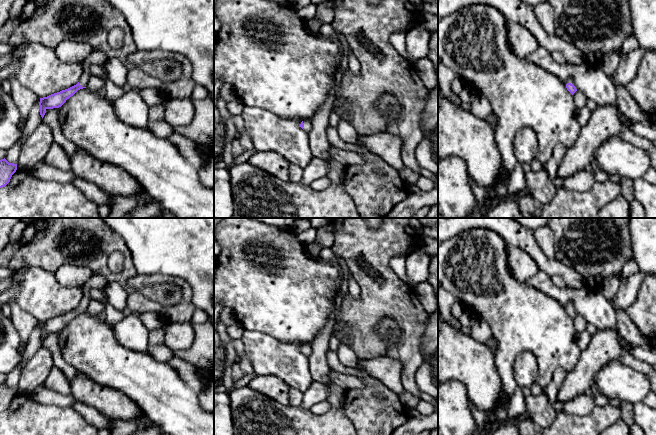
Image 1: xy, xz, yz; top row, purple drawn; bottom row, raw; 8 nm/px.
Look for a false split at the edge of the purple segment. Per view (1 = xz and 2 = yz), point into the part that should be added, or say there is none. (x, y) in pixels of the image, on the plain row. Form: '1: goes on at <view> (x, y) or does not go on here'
1: goes on at xz (307, 351)
2: goes on at yz (570, 304)

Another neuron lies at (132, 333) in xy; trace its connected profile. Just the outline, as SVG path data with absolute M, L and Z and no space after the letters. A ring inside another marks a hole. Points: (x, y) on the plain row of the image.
M134 314L124 317L113 326L117 341L133 352L147 352L149 346L149 330L145 319Z

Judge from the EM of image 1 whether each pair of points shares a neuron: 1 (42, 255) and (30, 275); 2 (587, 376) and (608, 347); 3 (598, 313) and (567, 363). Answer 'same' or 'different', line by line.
1: different
2: same
3: different

